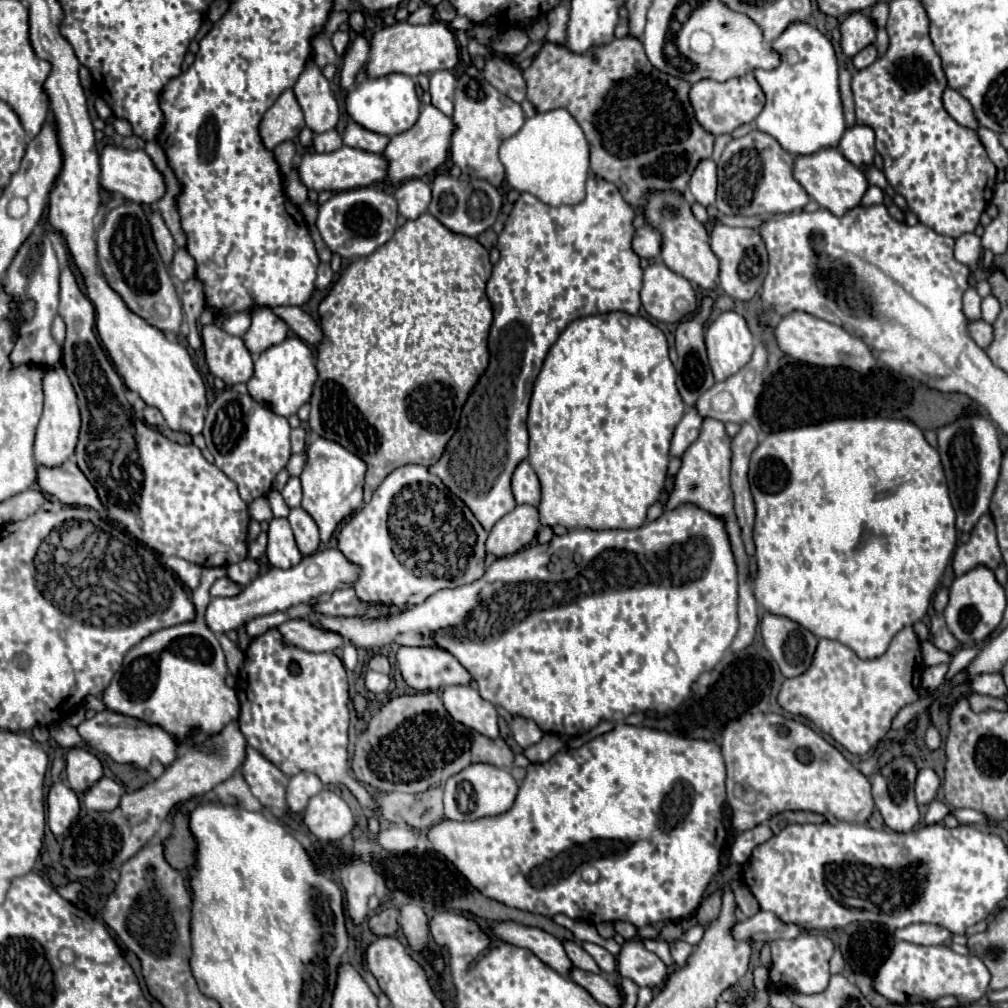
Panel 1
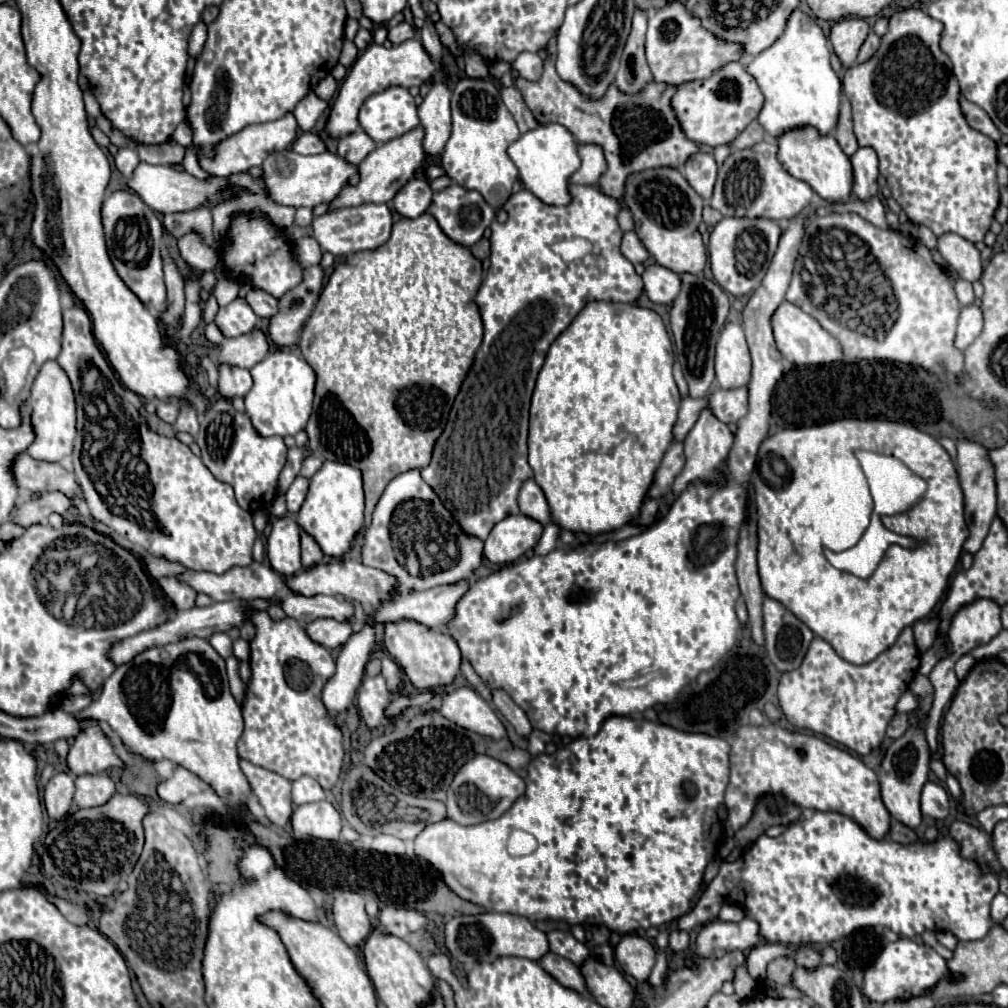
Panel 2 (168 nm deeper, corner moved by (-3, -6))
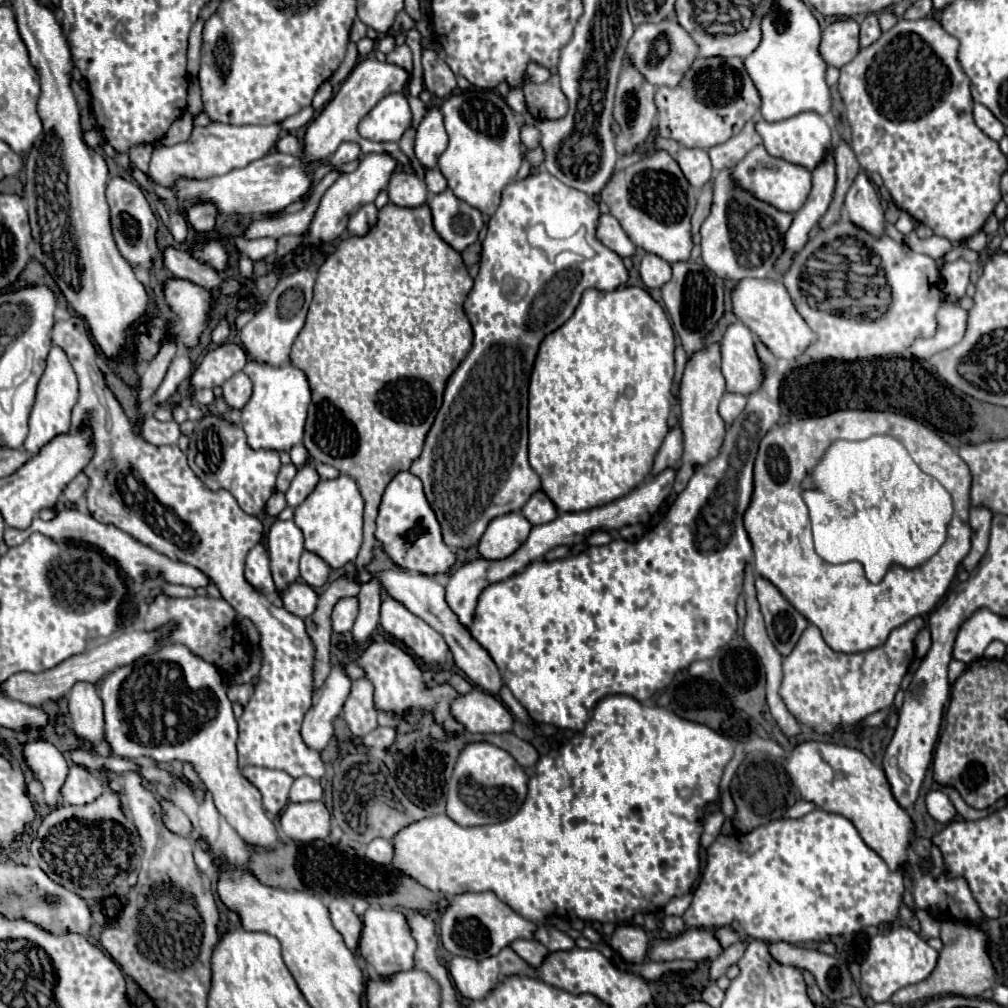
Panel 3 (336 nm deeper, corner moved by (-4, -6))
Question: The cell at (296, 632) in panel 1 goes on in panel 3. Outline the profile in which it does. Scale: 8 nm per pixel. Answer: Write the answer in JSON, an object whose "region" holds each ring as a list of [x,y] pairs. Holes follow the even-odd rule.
{"region":[[[344,599],[338,601],[334,611],[332,611],[332,631],[334,633],[348,633],[354,625],[358,613],[358,601],[356,599]]]}

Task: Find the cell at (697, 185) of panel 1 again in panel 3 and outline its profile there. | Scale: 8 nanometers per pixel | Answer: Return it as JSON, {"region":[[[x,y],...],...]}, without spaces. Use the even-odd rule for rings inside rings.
{"region":[[[680,149],[676,161],[690,185],[696,189],[704,187],[704,183],[712,177],[712,163],[704,149]]]}

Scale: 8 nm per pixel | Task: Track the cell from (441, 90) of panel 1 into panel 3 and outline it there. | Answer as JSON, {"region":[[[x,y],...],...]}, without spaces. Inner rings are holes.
{"region":[[[432,107],[426,111],[424,119],[420,121],[416,129],[416,157],[418,161],[432,169],[438,165],[440,155],[448,147],[448,135],[444,129],[444,117],[438,107]]]}

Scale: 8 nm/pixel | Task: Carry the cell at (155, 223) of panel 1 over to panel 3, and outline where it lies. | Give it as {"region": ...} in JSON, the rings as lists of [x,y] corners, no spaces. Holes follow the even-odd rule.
{"region":[[[162,335],[158,353],[150,361],[144,361],[140,367],[140,391],[138,391],[140,399],[148,399],[158,391],[158,387],[166,375],[166,369],[168,369],[172,357],[176,355],[176,351],[178,351],[176,341]]]}

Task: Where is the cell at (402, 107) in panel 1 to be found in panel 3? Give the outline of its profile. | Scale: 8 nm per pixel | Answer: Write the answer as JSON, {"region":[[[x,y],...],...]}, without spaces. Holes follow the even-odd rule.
{"region":[[[390,93],[376,103],[376,107],[360,121],[358,133],[370,141],[386,143],[400,141],[412,125],[408,97],[404,93]]]}

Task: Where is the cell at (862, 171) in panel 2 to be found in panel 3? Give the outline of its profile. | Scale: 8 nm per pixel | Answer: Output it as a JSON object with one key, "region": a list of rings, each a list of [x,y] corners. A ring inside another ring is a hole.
{"region":[[[864,169],[852,181],[846,193],[844,207],[854,225],[868,229],[868,233],[872,233],[874,237],[884,235],[884,211],[880,205],[880,197]]]}

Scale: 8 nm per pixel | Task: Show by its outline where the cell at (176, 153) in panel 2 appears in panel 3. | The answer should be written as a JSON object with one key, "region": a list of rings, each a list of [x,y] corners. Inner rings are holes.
{"region":[[[210,123],[208,127],[196,127],[190,135],[188,141],[166,147],[154,147],[152,151],[152,161],[150,161],[150,171],[148,175],[164,185],[164,187],[172,187],[172,181],[176,181],[176,177],[216,177],[216,175],[224,175],[232,169],[244,167],[264,155],[268,155],[274,147],[276,141],[282,133],[282,125],[274,123],[268,127],[262,125],[224,125],[224,123]]]}

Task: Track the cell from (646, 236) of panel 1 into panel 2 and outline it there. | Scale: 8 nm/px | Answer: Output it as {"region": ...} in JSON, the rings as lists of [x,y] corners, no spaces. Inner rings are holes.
{"region":[[[625,231],[625,233],[623,233],[621,253],[623,253],[623,257],[627,257],[631,263],[643,263],[643,261],[649,257],[647,249],[643,247],[643,243],[639,241],[639,237],[637,237],[635,231]]]}

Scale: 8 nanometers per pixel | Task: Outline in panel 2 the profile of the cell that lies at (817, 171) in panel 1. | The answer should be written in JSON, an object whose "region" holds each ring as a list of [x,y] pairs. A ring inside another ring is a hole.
{"region":[[[805,125],[799,129],[789,129],[787,133],[781,133],[775,137],[777,141],[777,157],[779,163],[797,179],[803,179],[805,183],[811,185],[811,189],[831,201],[831,203],[841,203],[851,195],[851,185],[853,185],[853,169],[849,157],[841,151],[839,143],[831,133],[821,135],[815,127]]]}

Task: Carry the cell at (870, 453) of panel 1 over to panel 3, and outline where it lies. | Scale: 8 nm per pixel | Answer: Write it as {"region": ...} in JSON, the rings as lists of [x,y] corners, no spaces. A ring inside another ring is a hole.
{"region":[[[846,409],[828,417],[810,417],[808,421],[788,423],[770,429],[760,441],[754,465],[754,495],[744,515],[744,525],[754,547],[754,569],[768,579],[790,605],[822,631],[824,641],[840,653],[862,653],[880,647],[892,629],[904,625],[916,615],[930,613],[948,591],[960,563],[970,551],[970,473],[958,453],[928,427],[910,417],[888,411],[858,411]],[[872,435],[890,435],[898,439],[914,463],[934,479],[938,479],[952,495],[954,513],[948,523],[948,537],[940,551],[926,563],[906,569],[892,565],[880,583],[862,581],[860,563],[832,565],[818,557],[812,545],[808,507],[802,491],[814,487],[808,473],[824,457],[826,449],[838,439],[868,439]]]}

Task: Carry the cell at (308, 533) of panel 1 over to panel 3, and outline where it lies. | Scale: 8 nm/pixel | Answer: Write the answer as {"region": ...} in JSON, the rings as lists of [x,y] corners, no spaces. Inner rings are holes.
{"region":[[[304,551],[302,559],[300,559],[300,577],[312,585],[312,587],[320,587],[326,583],[328,579],[328,565],[324,563],[324,559],[320,559],[316,553],[312,551]]]}

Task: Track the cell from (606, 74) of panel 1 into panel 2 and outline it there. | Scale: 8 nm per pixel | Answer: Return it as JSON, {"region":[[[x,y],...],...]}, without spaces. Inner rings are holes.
{"region":[[[555,39],[549,43],[549,57],[545,59],[541,79],[531,83],[519,77],[515,85],[521,91],[525,103],[529,101],[527,107],[541,125],[559,123],[571,129],[579,143],[597,143],[603,147],[607,171],[599,179],[599,189],[613,199],[623,197],[625,179],[629,173],[665,165],[683,167],[685,161],[699,151],[697,145],[683,135],[681,125],[669,105],[675,93],[671,85],[649,83],[639,95],[625,95],[615,85],[611,85],[601,101],[591,101],[571,83],[559,79],[555,71]]]}

